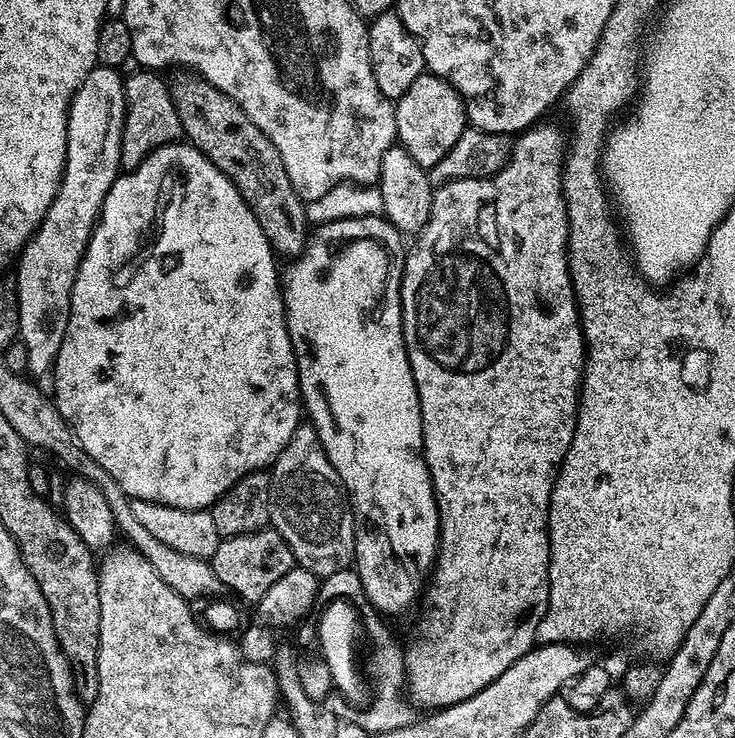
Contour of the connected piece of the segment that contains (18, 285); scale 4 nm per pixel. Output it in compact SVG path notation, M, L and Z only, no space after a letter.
M97 66L86 74L82 86L74 94L72 105L68 108L68 141L66 142L66 163L64 176L60 179L60 189L54 202L46 210L42 222L36 227L31 240L24 246L18 257L16 280L14 287L20 311L20 335L28 351L28 372L44 372L53 367L56 355L62 346L62 338L66 338L66 326L70 314L70 298L74 278L80 269L80 263L88 249L88 239L96 229L100 211L104 205L110 186L121 175L120 147L122 146L122 130L124 129L124 113L126 111L126 93L124 80L117 69L112 66Z

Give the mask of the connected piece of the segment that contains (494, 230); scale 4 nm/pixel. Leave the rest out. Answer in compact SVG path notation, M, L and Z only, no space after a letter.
M533 126L517 135L514 145L511 147L508 163L501 172L495 172L492 176L485 176L475 180L452 180L448 184L439 185L432 194L432 213L428 219L428 225L415 237L416 245L407 249L404 257L404 277L400 283L400 309L404 311L404 341L410 358L410 370L414 374L414 382L418 390L418 398L422 406L422 434L424 435L424 461L428 467L428 473L432 479L432 488L436 492L436 508L440 511L440 542L436 549L434 567L430 572L430 579L422 592L422 604L424 609L420 612L420 621L416 624L416 633L412 641L407 642L404 651L404 674L406 677L406 692L416 704L428 708L424 710L439 710L448 708L451 704L462 702L474 694L478 694L490 682L494 682L505 672L510 665L518 662L537 643L536 631L540 620L548 609L548 507L550 506L550 494L556 481L556 474L560 470L560 463L566 458L566 450L570 450L570 442L574 438L576 429L576 410L578 407L578 393L580 390L580 377L584 371L584 332L580 328L580 312L576 309L576 295L570 282L568 273L568 219L566 218L566 206L564 195L560 189L560 174L564 164L564 140L552 128L540 128Z

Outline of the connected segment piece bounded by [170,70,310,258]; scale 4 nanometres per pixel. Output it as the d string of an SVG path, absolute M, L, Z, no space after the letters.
M180 70L176 77L171 77L170 91L174 110L178 110L178 122L182 122L187 143L197 148L210 162L214 162L214 166L218 166L218 170L222 170L222 174L226 174L226 178L234 182L238 194L242 194L254 218L258 218L258 226L262 226L262 234L266 234L273 253L281 257L288 256L287 258L298 256L303 251L310 232L308 217L304 215L305 201L300 200L294 186L290 186L290 174L286 174L286 166L282 166L282 158L266 138L266 134L262 134L258 126L254 126L254 122L246 114L246 110L238 106L238 102L231 100L225 92L215 88L195 71Z

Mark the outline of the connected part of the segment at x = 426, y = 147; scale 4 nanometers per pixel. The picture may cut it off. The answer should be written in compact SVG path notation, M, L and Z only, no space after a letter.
M429 72L419 75L394 107L397 139L401 147L426 170L433 168L450 152L468 126L462 95L448 80Z

